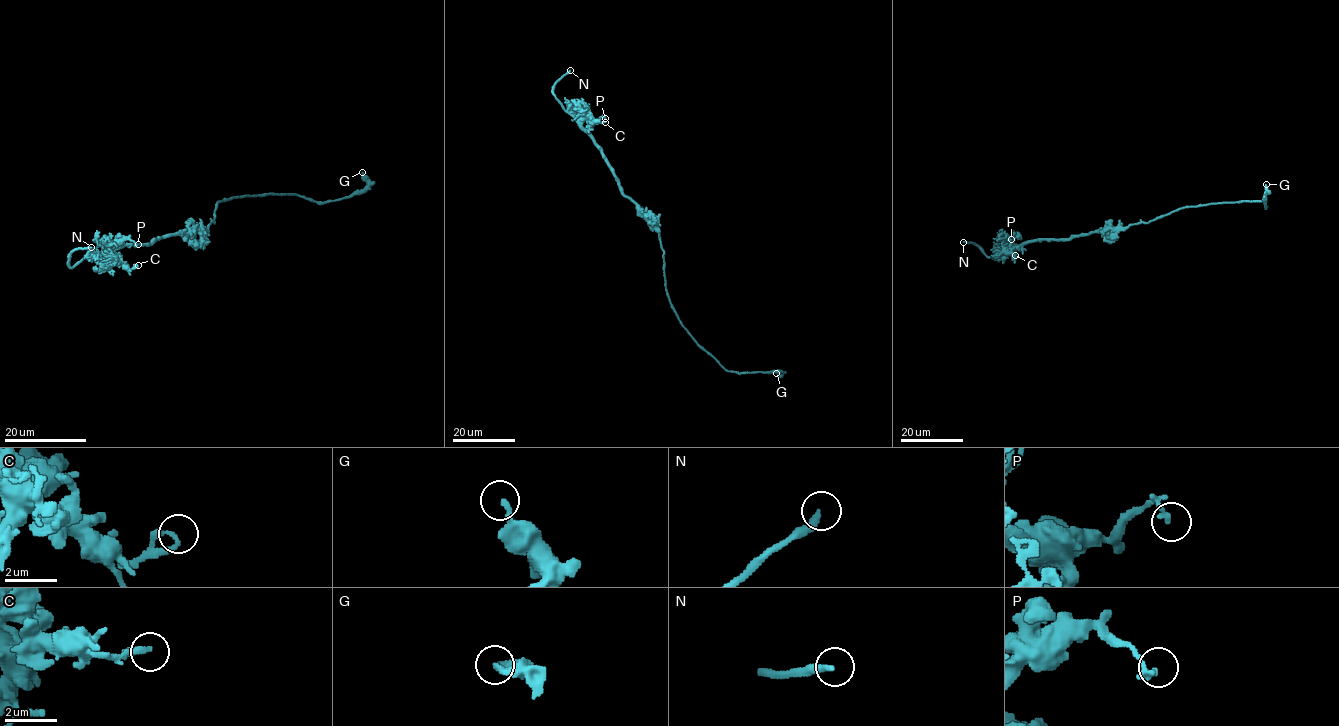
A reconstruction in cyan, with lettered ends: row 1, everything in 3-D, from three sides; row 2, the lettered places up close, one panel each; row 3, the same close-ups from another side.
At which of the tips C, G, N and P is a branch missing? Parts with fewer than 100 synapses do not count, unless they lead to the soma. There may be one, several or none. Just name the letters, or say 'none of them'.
N

